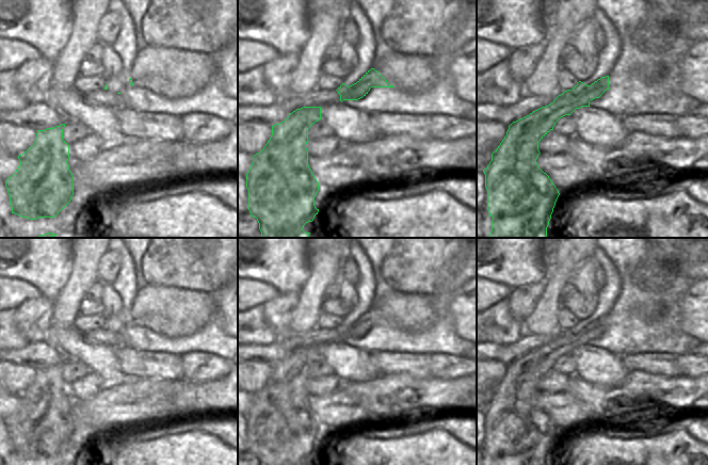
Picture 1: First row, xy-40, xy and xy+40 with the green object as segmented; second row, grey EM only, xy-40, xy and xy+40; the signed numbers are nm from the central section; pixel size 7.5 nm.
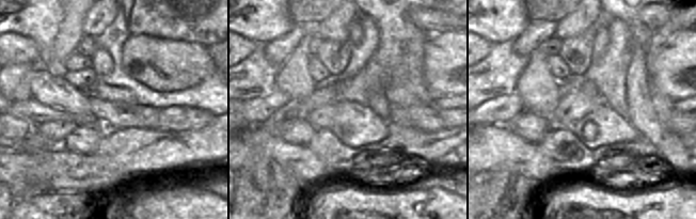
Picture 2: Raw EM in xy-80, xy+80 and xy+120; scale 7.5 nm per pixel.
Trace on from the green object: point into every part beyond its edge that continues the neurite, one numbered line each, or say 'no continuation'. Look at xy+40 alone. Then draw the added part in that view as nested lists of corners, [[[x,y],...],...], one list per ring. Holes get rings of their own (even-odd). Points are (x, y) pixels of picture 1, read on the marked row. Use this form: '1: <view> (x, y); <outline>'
no continuation

